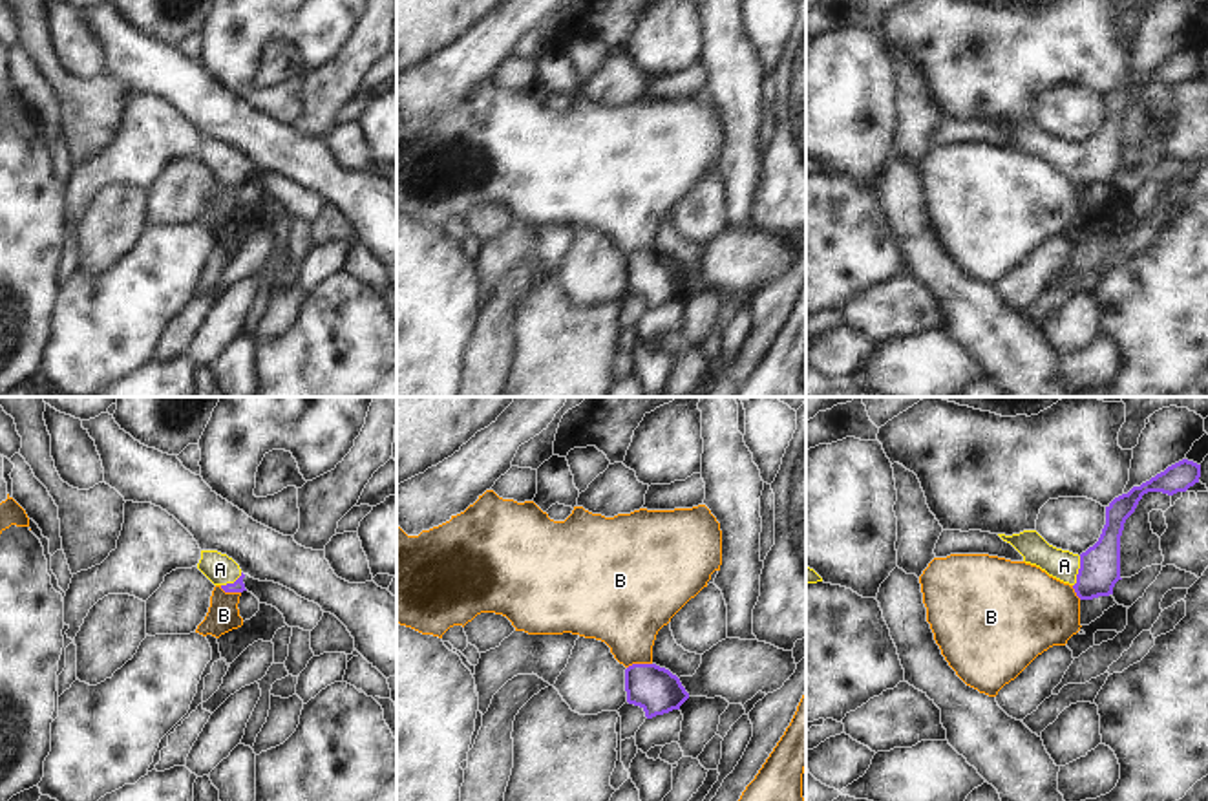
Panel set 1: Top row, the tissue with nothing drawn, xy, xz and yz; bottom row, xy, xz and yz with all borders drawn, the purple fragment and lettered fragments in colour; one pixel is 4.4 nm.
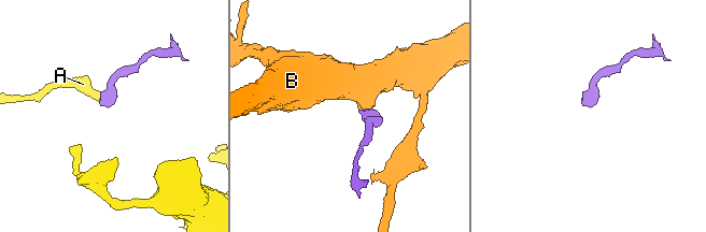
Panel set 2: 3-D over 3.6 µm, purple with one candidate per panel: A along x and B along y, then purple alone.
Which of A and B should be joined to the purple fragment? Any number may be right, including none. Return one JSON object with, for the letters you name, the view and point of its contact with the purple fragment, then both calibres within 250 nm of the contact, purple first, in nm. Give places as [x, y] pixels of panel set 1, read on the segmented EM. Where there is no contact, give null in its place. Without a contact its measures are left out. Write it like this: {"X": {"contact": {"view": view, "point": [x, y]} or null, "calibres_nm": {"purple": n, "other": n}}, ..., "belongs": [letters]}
{"A": {"contact": {"view": "yz", "point": [1079, 571]}, "calibres_nm": {"purple": 180, "other": 130}}, "belongs": ["A"]}

